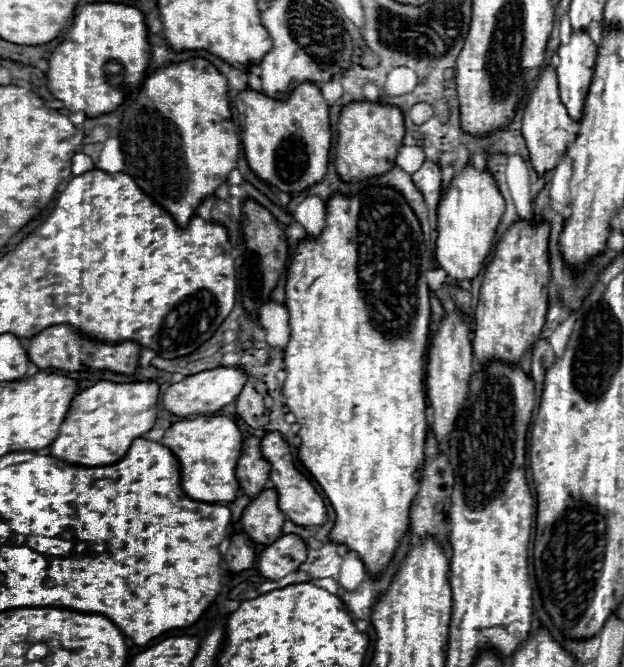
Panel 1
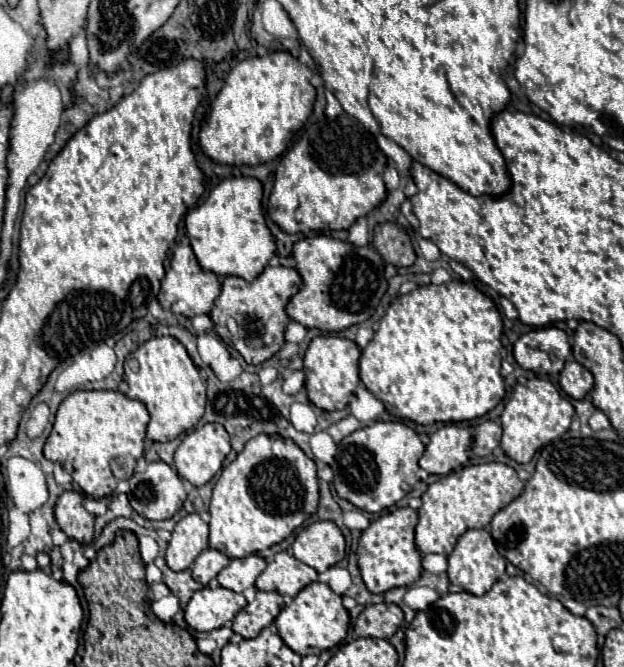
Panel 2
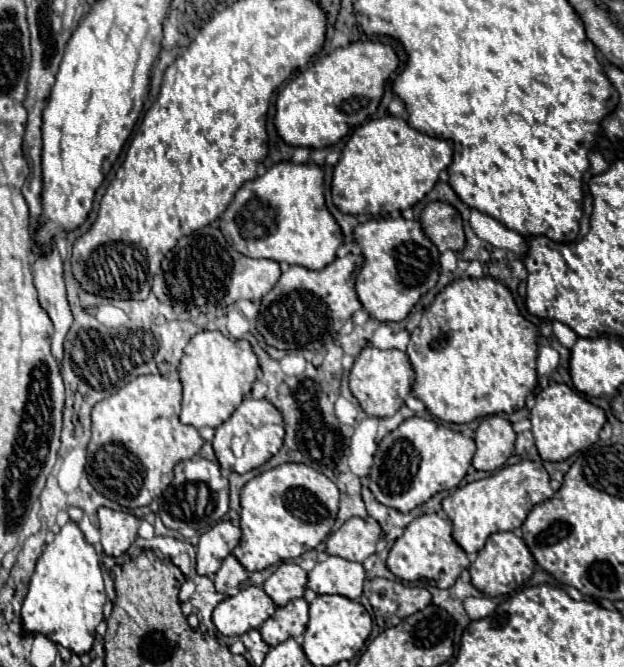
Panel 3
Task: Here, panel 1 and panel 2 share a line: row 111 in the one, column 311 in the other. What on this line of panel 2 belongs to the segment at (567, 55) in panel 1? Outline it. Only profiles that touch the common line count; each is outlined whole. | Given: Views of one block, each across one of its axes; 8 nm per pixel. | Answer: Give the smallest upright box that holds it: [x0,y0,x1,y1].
[256,552,318,598]

